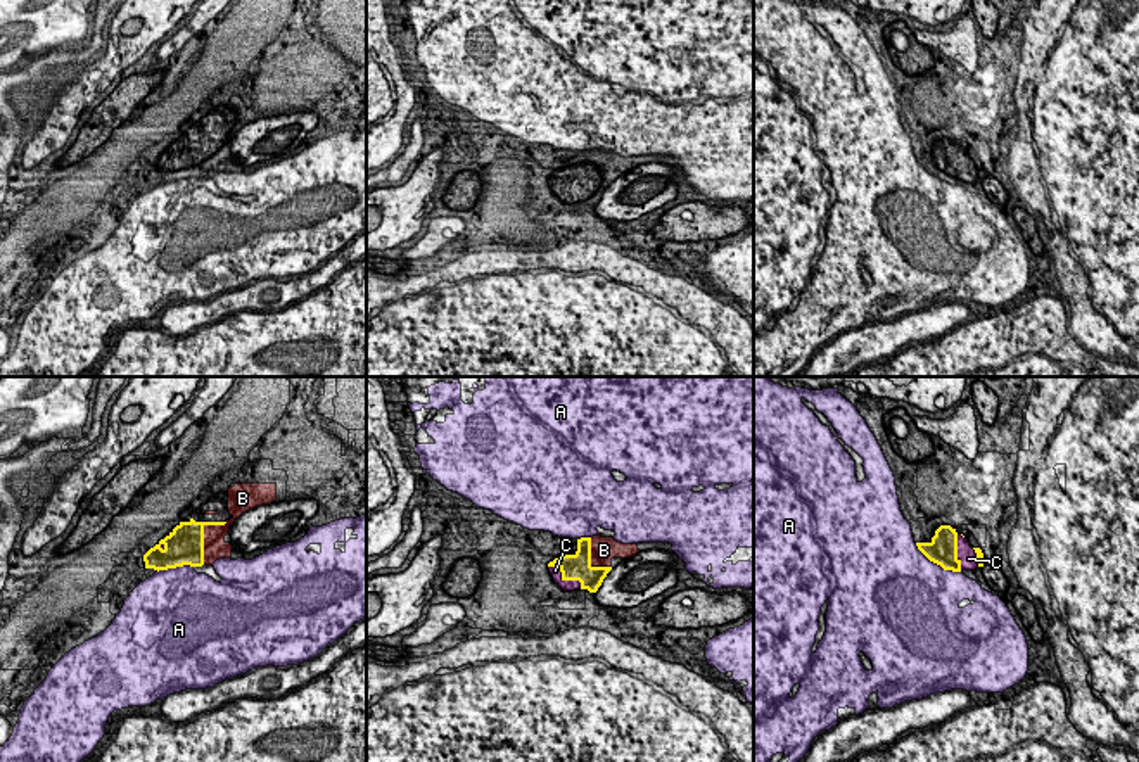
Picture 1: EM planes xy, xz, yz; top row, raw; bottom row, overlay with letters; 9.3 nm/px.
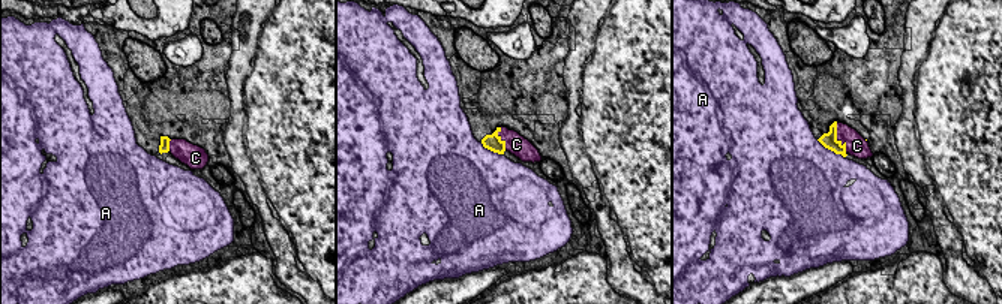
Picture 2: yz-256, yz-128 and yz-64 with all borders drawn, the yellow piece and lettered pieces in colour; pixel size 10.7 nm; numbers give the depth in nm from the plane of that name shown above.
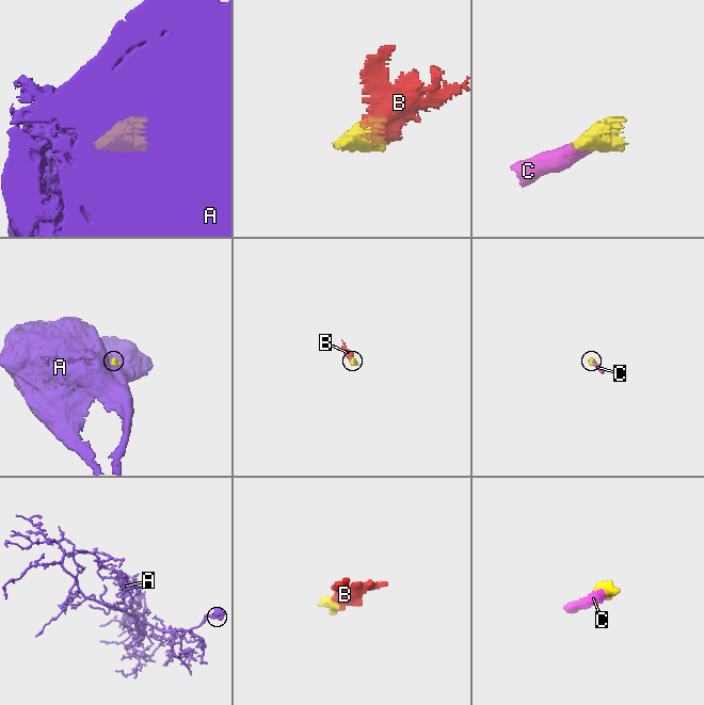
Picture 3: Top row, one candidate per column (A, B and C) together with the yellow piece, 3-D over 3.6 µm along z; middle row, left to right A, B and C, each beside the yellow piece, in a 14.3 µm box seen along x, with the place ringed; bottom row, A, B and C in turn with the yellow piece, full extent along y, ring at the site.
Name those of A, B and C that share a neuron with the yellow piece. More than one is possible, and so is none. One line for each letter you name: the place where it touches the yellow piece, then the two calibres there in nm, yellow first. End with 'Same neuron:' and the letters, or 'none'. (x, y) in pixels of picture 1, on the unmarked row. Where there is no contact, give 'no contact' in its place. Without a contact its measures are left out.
B: xy (203, 147) | 360/220 nm
C: xz (564, 192) | 260/100 nm
Same neuron: B, C

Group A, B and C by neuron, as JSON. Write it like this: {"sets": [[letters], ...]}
{"sets": [["A"], ["B", "C"]]}

